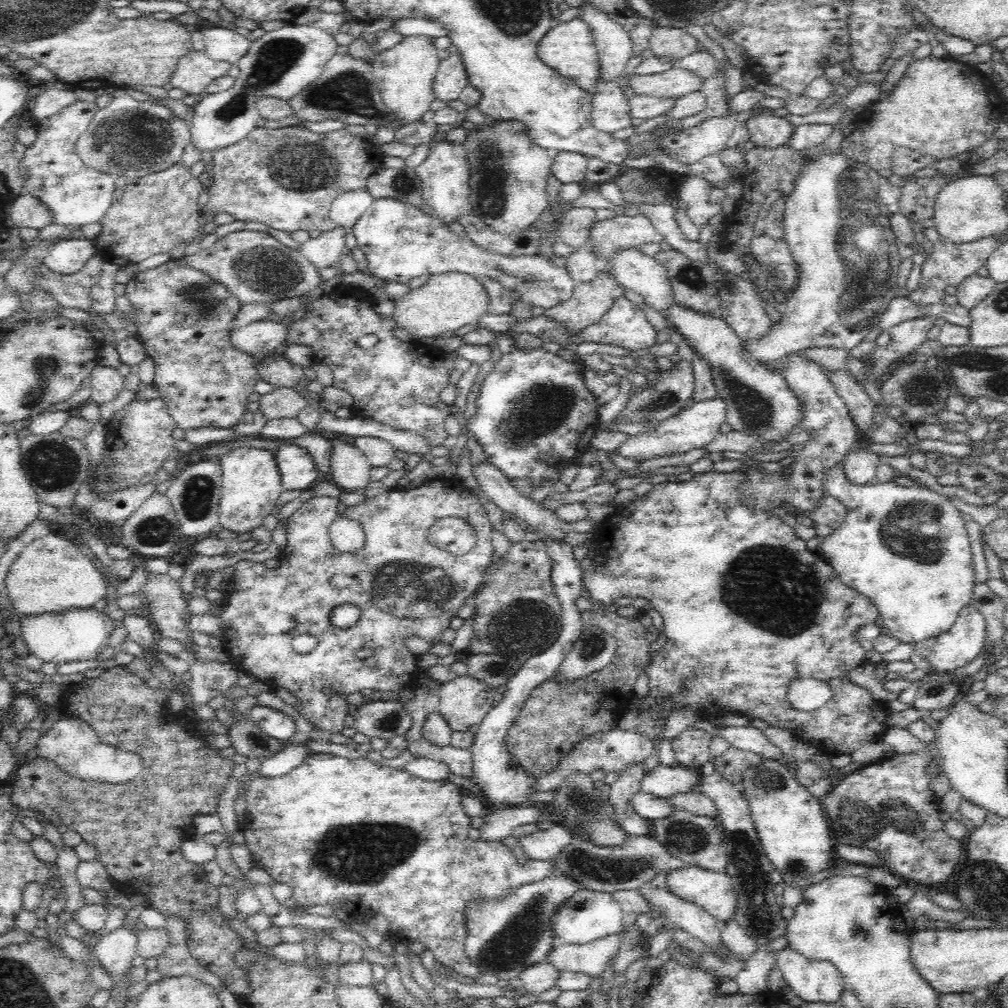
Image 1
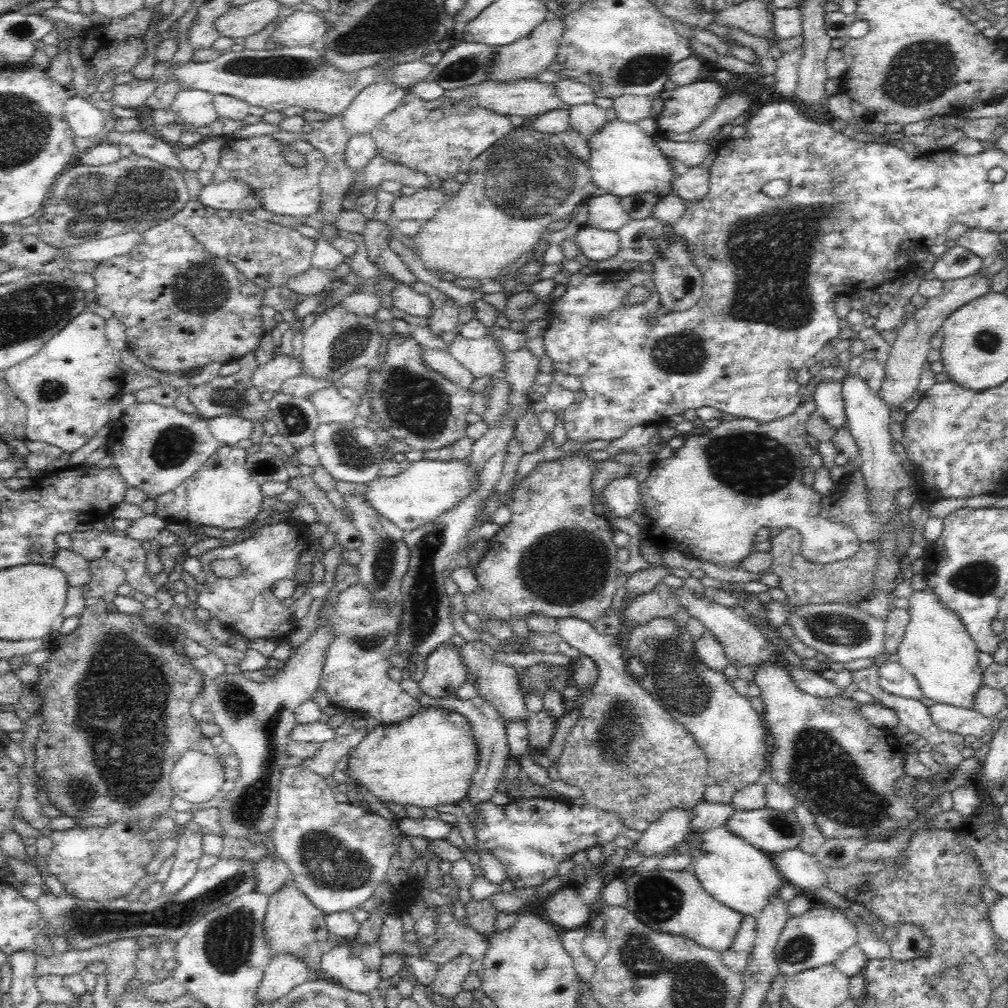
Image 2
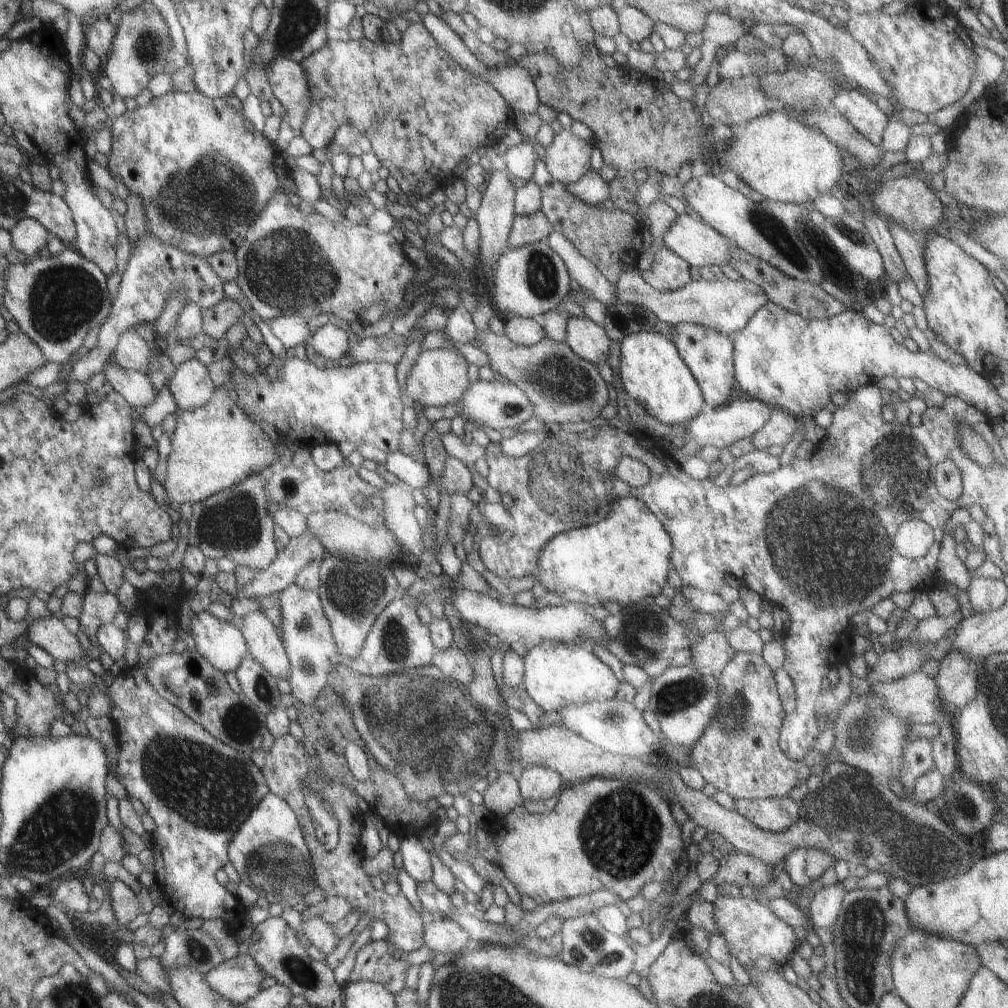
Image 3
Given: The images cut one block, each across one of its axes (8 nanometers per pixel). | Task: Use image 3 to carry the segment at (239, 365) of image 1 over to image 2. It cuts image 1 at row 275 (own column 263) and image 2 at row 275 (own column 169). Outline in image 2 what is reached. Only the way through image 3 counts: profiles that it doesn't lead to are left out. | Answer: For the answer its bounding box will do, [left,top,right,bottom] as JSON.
[92,220,264,376]

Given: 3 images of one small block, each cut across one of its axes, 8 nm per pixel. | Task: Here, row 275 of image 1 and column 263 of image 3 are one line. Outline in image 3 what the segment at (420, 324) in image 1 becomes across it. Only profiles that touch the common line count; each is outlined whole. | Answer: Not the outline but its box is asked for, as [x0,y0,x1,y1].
[161,386,285,506]

